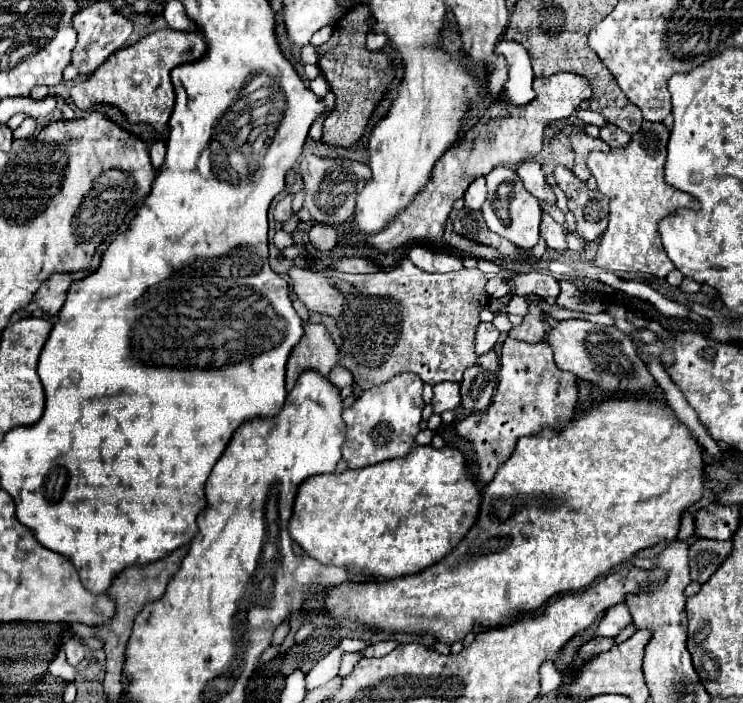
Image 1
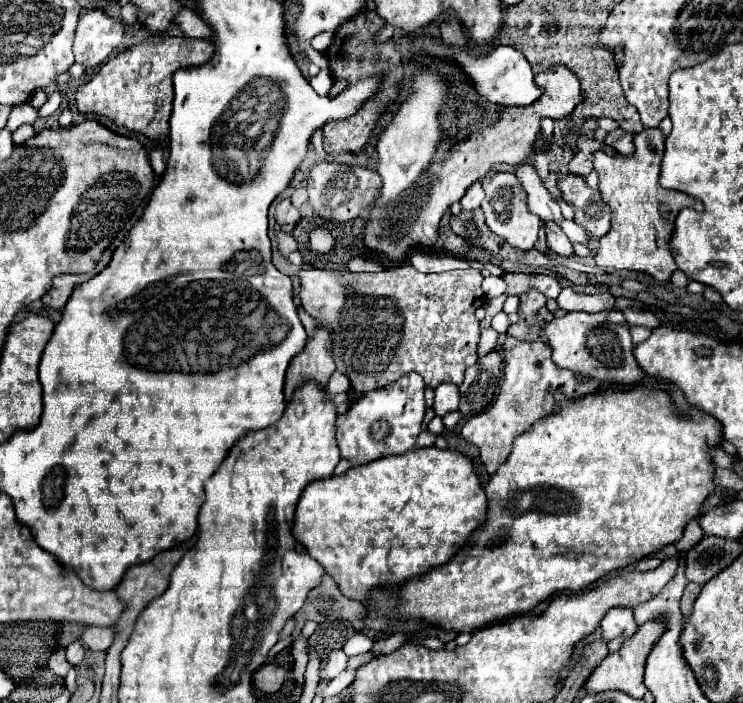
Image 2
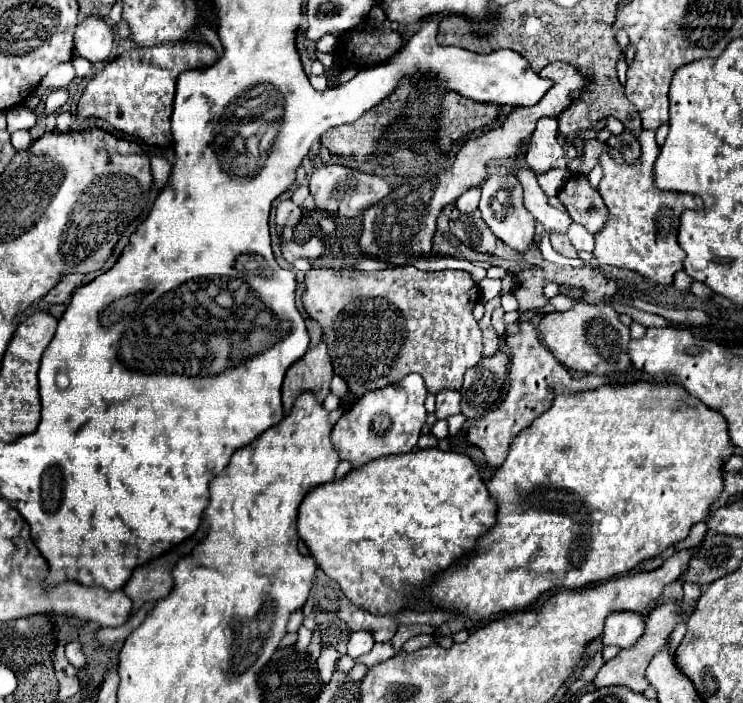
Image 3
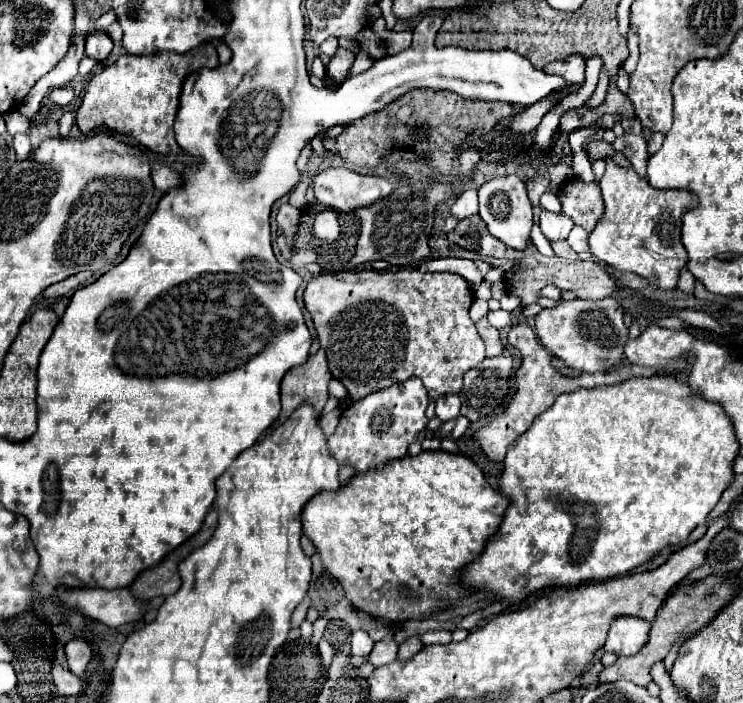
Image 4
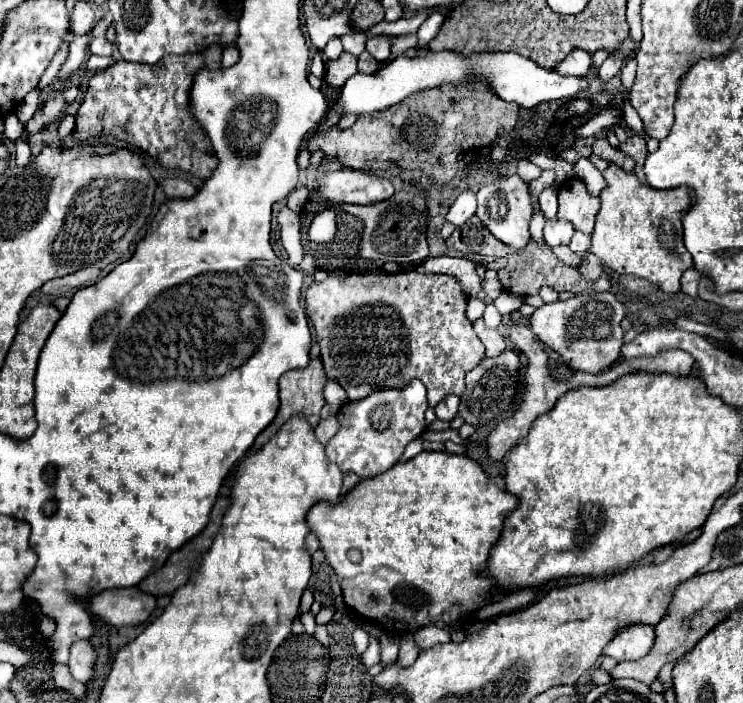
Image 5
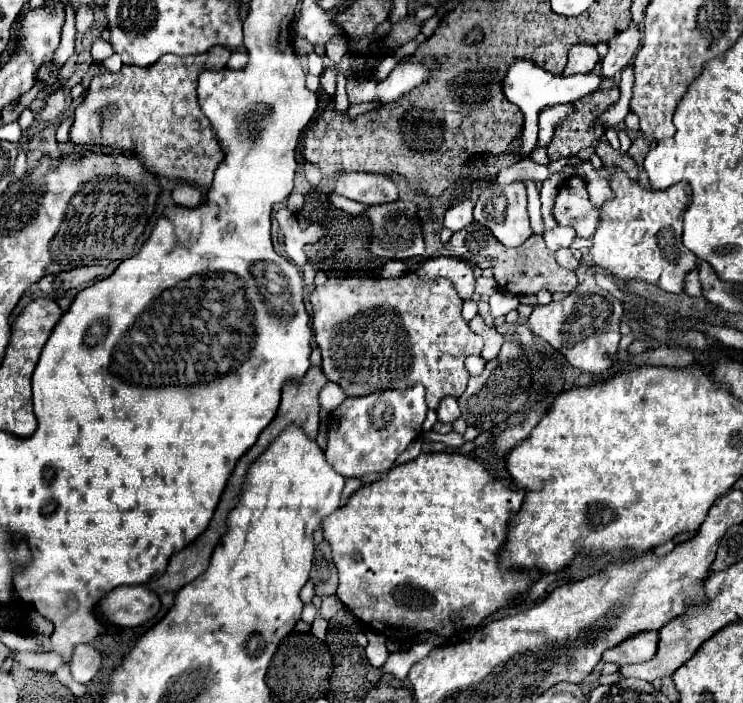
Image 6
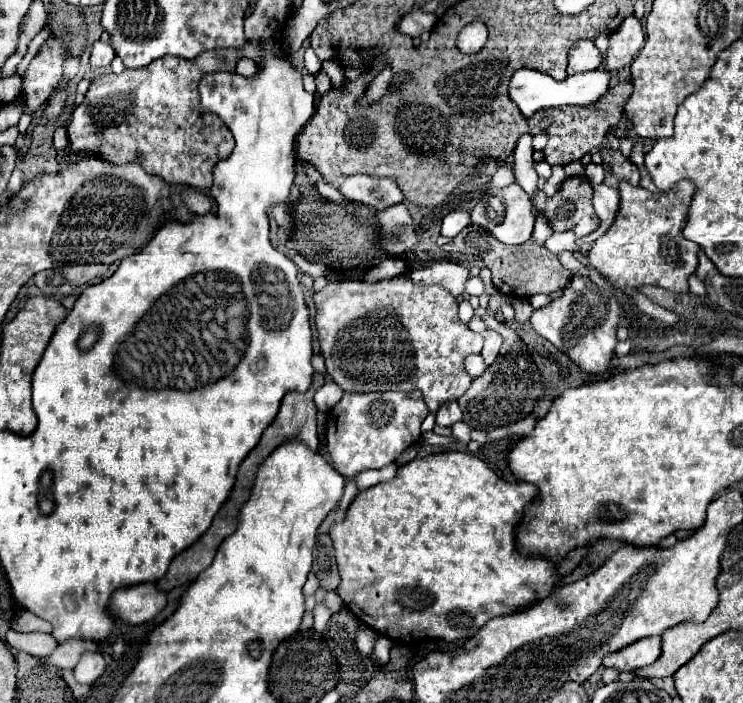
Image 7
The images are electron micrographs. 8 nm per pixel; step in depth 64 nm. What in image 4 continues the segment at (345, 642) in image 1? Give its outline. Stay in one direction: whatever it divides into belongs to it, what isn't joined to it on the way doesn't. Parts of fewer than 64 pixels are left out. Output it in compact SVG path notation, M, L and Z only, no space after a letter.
M354 631L351 635L351 656L366 656L373 649L374 642L366 632Z

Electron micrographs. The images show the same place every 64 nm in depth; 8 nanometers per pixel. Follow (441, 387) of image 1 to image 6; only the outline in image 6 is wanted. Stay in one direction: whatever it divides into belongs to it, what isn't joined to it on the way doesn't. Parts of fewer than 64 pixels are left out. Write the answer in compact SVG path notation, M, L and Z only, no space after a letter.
M446 396L446 398L440 402L436 414L438 414L438 420L440 420L440 422L454 422L454 420L460 416L458 400L456 400L454 396Z

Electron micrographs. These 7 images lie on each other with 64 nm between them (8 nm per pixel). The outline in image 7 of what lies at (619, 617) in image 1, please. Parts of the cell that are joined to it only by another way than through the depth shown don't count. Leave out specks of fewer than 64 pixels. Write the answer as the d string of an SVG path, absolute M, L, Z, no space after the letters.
M648 636L644 640L638 640L636 644L628 644L628 648L622 648L620 652L612 652L604 656L604 666L614 666L618 670L634 670L652 664L662 652L660 636Z

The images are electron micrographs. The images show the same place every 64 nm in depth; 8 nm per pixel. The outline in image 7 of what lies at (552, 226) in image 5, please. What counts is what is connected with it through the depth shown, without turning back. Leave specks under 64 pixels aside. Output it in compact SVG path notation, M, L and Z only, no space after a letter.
M554 232L554 234L544 242L544 246L546 246L550 252L554 252L554 254L558 254L558 252L562 252L562 250L570 250L570 252L576 252L576 250L578 250L574 232Z

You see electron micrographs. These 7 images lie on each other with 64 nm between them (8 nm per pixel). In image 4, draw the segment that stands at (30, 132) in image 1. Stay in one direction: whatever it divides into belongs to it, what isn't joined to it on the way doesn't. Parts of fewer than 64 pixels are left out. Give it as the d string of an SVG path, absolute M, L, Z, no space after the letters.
M16 134L16 136L14 136L14 150L16 150L18 160L28 158L28 152L32 150L30 140L28 140L28 134Z

